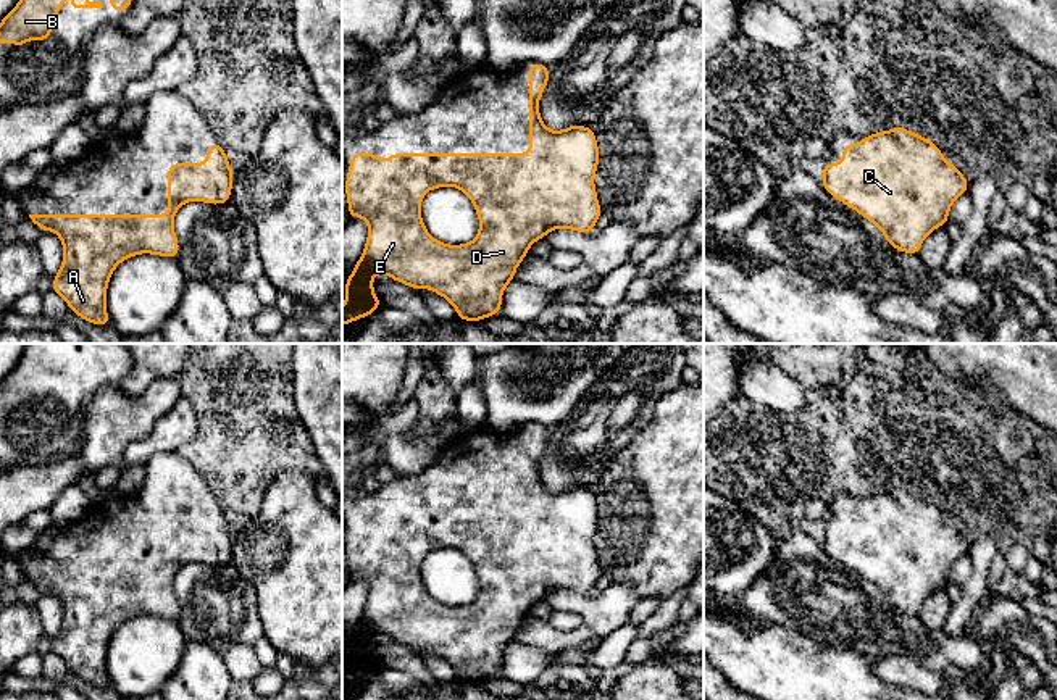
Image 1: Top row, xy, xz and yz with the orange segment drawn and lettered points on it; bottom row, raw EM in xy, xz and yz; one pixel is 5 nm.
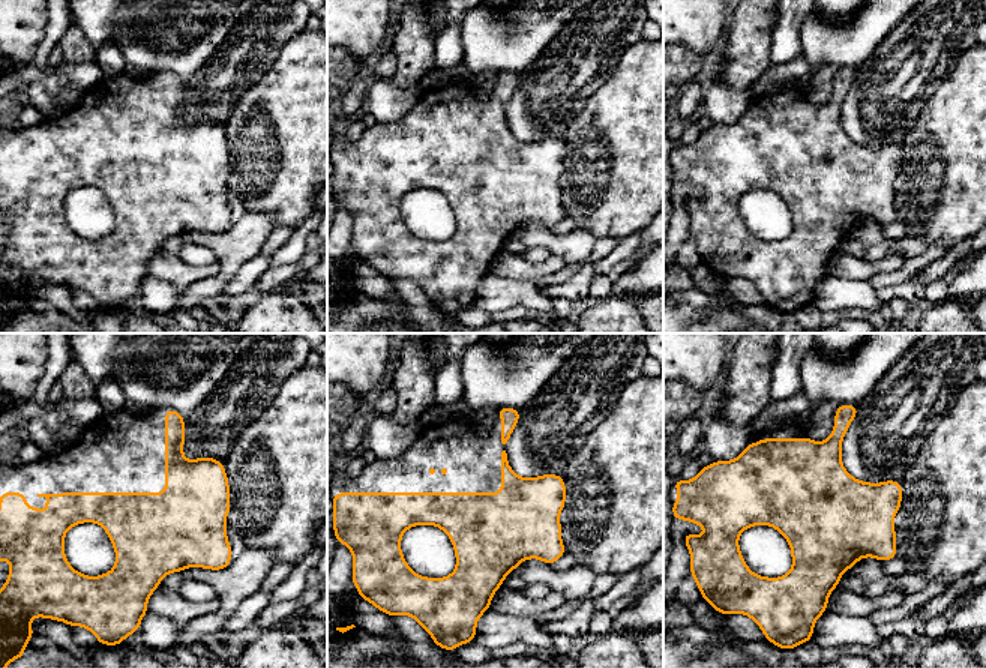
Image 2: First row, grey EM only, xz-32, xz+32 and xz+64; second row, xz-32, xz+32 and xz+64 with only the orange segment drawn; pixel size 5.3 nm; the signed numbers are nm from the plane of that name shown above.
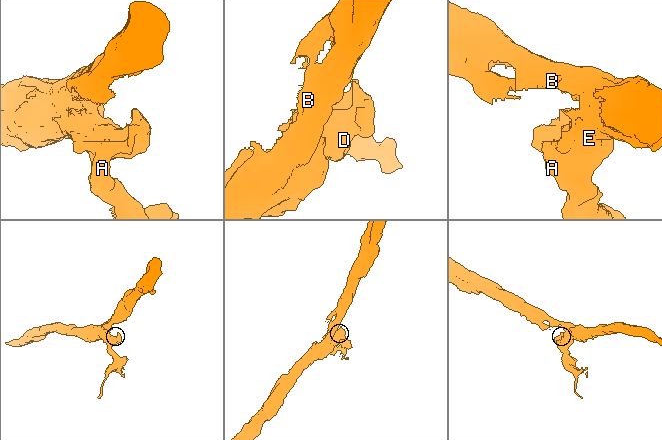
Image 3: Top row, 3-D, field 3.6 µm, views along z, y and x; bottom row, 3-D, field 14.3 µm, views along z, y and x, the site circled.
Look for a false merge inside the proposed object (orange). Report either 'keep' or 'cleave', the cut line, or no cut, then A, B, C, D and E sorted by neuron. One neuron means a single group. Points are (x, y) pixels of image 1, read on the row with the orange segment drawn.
keep; no cut; A B C D E

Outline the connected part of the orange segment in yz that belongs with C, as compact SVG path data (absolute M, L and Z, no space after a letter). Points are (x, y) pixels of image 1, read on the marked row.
M891 127L842 145L841 163L823 163L825 190L873 223L899 252L918 255L923 240L949 221L954 202L968 190L968 179L930 139L907 127Z

